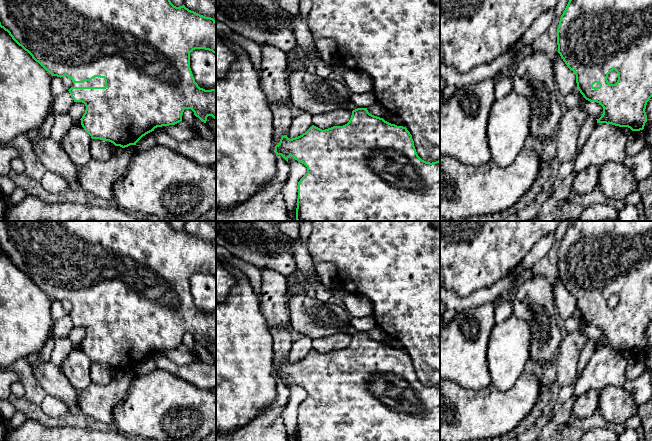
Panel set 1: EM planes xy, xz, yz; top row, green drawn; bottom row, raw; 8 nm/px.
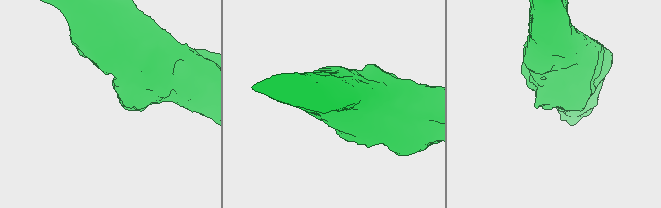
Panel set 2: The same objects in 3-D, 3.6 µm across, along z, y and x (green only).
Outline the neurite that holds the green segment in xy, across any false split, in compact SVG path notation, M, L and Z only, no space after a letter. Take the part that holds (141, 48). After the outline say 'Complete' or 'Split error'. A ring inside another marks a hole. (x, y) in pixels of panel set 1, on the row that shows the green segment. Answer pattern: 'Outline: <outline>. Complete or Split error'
Outline: M0 0L0 27L52 76L67 76L72 80L68 91L74 102L85 104L86 110L80 120L82 127L92 139L109 141L122 148L136 145L143 136L155 128L181 122L185 109L191 109L204 123L208 116L216 120L216 89L200 88L190 68L190 53L193 50L205 49L216 54L216 21L191 11L184 5L176 7L170 0Z. Split error

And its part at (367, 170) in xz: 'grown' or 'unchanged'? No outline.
unchanged

